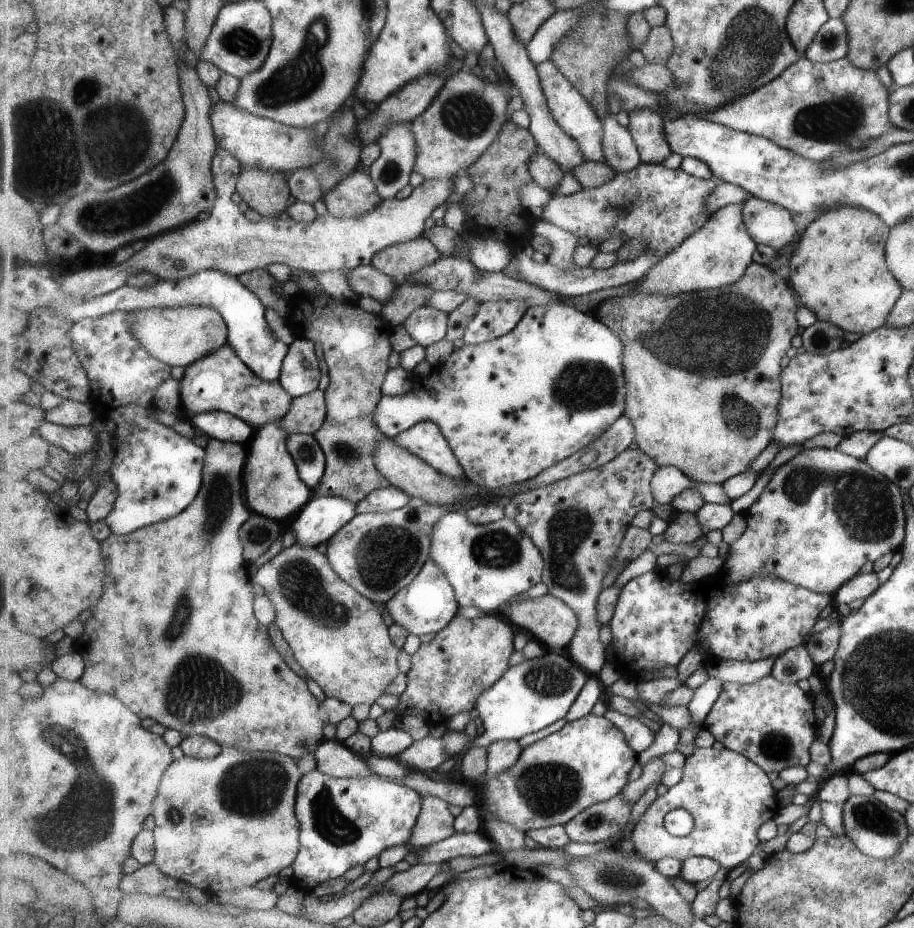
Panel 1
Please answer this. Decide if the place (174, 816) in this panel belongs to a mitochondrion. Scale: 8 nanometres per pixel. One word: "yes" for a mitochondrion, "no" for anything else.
yes

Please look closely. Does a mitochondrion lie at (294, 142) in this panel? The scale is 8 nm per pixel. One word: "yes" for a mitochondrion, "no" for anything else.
no

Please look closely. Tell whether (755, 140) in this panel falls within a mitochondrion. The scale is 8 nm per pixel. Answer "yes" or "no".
no

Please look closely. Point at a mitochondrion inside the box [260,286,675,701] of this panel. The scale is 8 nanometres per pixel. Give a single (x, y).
(384, 559)

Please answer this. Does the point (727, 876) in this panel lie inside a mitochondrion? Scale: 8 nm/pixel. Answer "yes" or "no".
no

